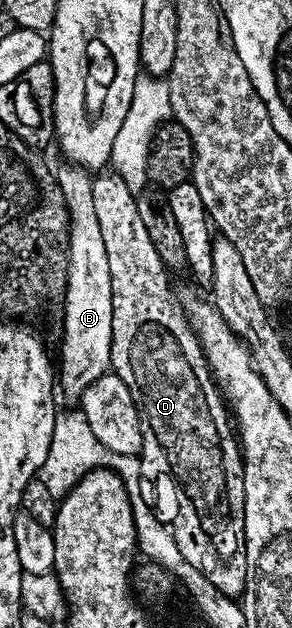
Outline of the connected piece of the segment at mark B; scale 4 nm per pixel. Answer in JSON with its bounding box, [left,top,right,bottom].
[57,197,113,402]

